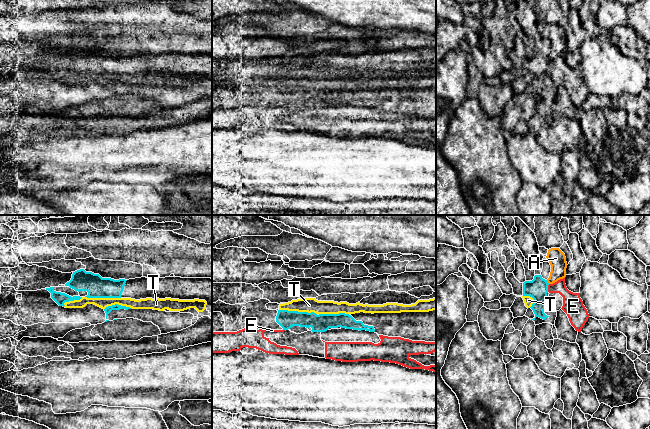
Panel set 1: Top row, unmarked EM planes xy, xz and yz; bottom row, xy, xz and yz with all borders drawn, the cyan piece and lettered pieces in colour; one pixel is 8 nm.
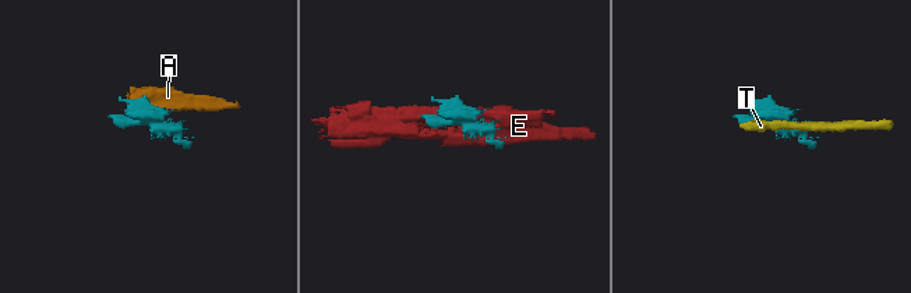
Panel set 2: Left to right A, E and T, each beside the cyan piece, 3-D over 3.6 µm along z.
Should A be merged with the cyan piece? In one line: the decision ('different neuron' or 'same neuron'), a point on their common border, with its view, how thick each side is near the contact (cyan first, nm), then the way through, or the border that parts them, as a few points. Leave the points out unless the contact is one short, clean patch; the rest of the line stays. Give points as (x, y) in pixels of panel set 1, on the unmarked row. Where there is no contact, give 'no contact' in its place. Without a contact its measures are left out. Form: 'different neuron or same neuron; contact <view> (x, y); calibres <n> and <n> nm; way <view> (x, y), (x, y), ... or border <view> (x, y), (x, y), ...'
different neuron; contact yz (547, 58); calibres 160 and 140 nm; border yz (546, 56), (549, 59)

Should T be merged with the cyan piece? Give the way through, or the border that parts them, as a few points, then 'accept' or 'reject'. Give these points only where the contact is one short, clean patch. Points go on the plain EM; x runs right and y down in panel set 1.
reject

